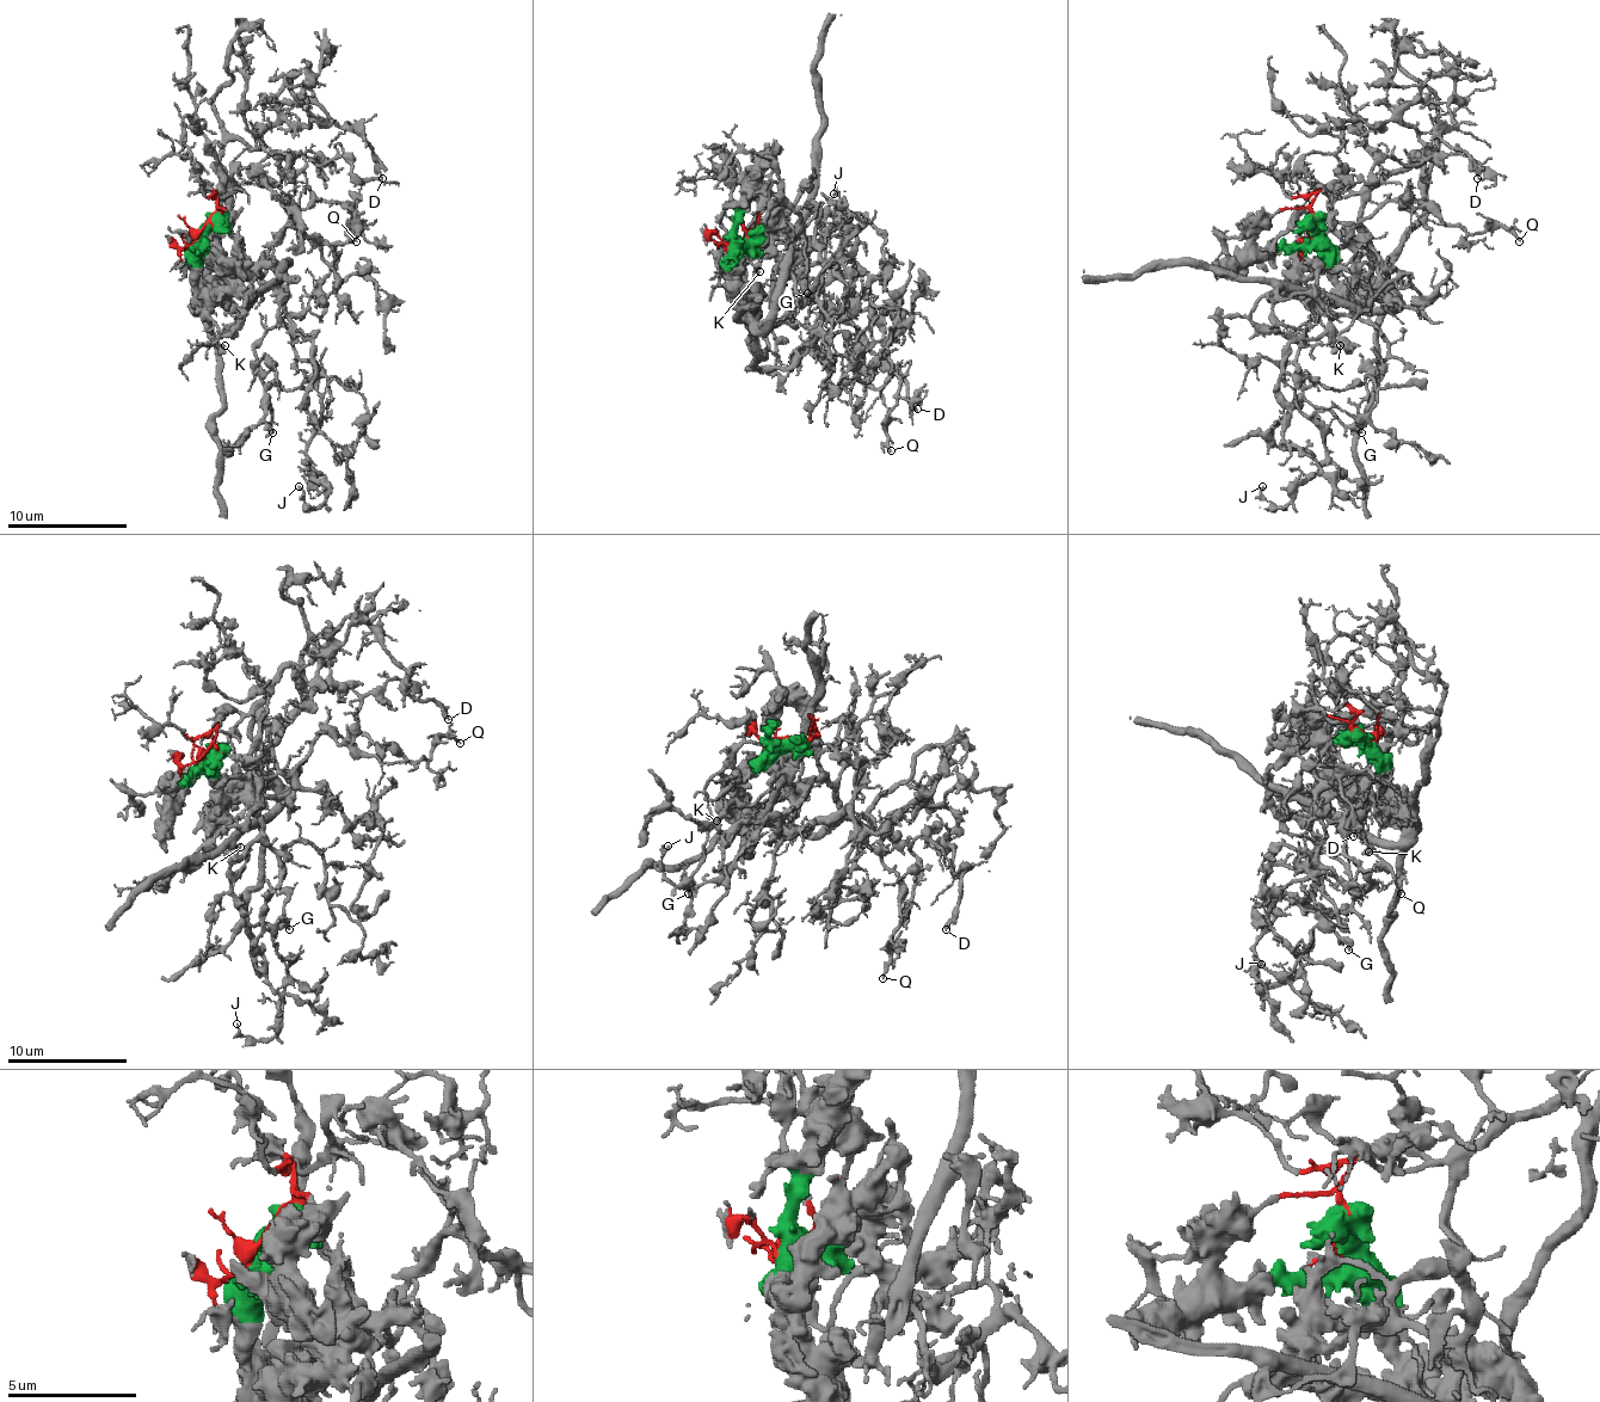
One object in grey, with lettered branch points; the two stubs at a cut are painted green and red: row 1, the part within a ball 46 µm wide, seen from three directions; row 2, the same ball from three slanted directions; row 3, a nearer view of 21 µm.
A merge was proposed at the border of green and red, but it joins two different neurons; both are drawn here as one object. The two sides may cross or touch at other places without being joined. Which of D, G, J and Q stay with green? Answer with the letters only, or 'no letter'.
no letter

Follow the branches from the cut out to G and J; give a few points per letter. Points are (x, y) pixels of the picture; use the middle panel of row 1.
G: (739, 239), (751, 243), (745, 282), (767, 296), (814, 245), (814, 203), (791, 231), (808, 294)
J: (739, 239), (767, 296), (787, 260), (826, 260), (850, 215), (856, 243), (841, 257), (859, 221), (832, 195)

